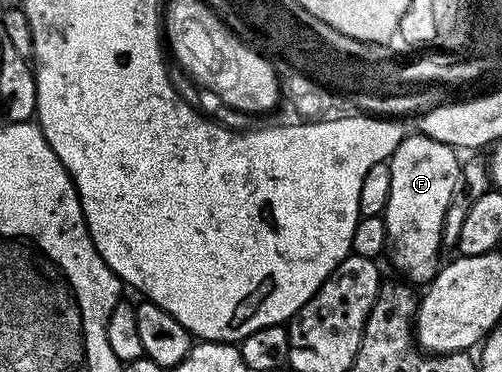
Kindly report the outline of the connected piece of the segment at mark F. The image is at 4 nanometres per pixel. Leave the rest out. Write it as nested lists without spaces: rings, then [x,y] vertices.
[[[415,132],[405,137],[388,160],[391,193],[382,216],[387,226],[388,242],[396,268],[414,285],[427,286],[441,266],[442,226],[452,191],[461,173],[456,149]]]

